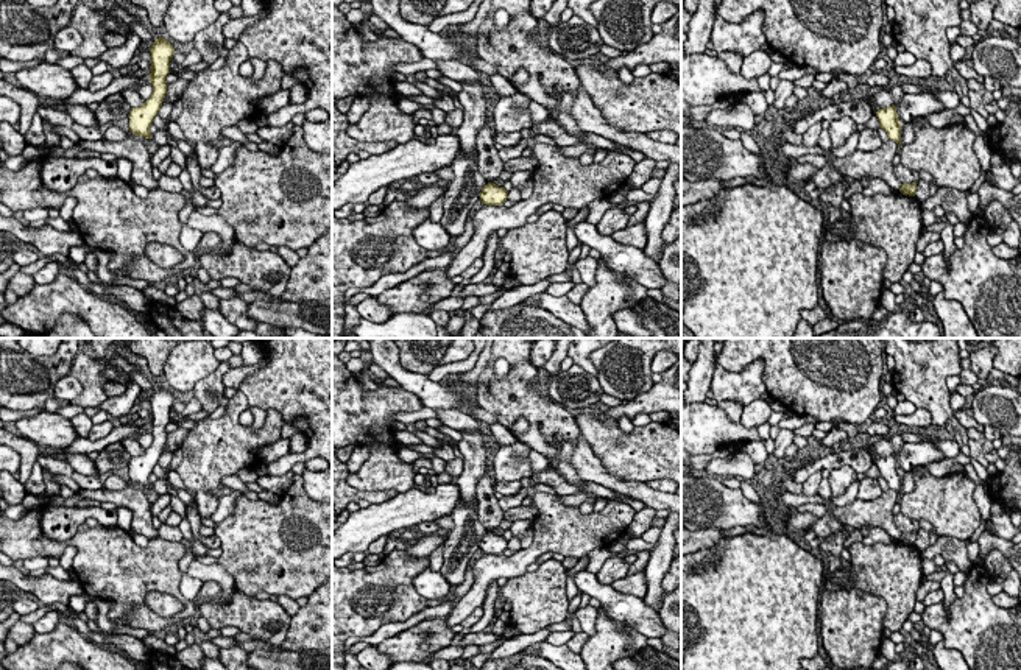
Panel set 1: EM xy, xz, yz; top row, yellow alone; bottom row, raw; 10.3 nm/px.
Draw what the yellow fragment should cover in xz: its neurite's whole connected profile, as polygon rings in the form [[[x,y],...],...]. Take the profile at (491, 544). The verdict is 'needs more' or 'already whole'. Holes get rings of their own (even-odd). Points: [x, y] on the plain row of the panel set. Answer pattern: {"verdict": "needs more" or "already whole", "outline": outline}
{"verdict": "already whole", "outline": [[[488,531],[480,541],[480,550],[486,555],[502,555],[507,547],[508,541],[494,531]]]}

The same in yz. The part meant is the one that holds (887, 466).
{"verdict": "already whole", "outline": [[[896,455],[879,458],[876,466],[889,488],[895,489],[901,495],[901,471],[898,467]]]}

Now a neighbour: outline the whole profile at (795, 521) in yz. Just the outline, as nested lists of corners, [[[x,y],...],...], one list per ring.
[[[790,506],[783,531],[806,533],[815,522],[817,522],[817,517],[814,514],[798,513],[797,508]]]

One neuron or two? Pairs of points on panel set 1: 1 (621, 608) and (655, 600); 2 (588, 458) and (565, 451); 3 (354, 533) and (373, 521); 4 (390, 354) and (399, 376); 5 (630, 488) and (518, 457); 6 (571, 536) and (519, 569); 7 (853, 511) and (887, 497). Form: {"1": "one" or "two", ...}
{"1": "two", "2": "two", "3": "one", "4": "one", "5": "two", "6": "one", "7": "one"}

